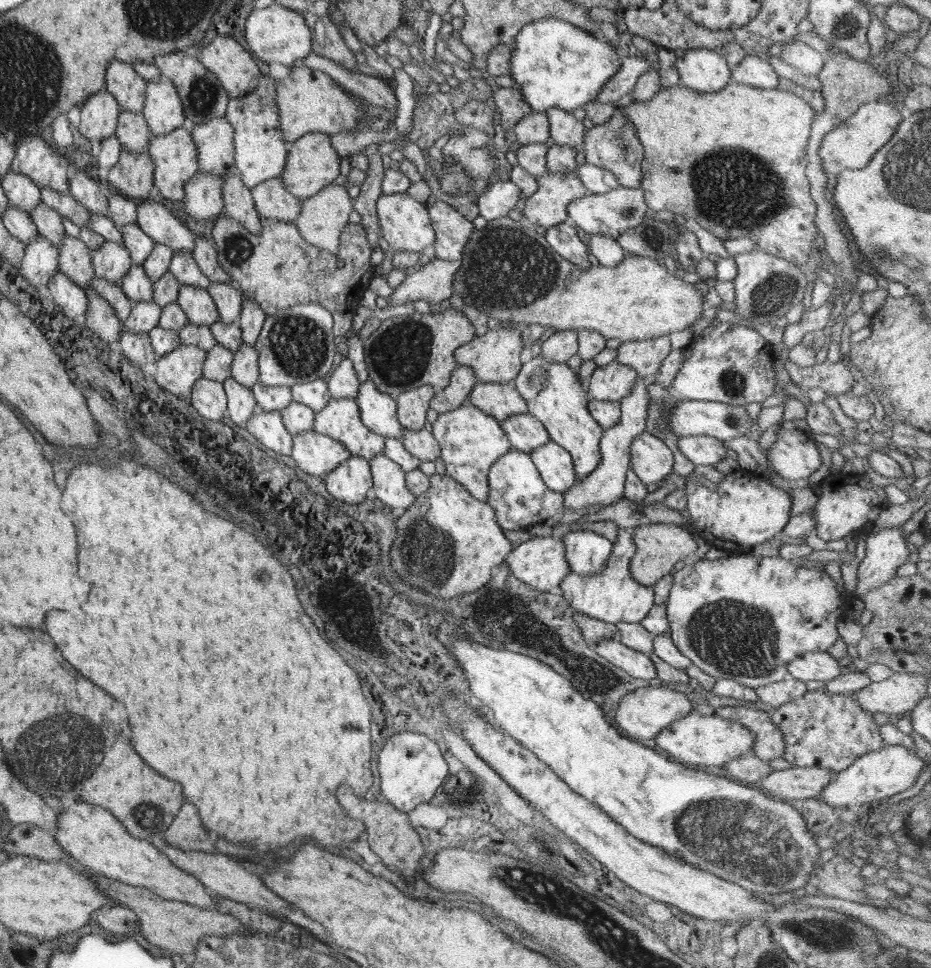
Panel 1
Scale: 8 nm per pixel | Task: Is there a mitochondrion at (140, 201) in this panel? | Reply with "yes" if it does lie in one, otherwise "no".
no

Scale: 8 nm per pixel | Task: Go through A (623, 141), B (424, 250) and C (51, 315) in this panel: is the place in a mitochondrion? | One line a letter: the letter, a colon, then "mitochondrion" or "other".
A: mitochondrion
B: other
C: other

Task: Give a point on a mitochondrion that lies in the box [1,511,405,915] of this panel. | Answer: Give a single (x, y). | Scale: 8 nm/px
(44, 765)

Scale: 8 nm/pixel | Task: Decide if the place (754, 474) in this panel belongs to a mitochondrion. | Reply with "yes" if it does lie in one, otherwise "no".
no

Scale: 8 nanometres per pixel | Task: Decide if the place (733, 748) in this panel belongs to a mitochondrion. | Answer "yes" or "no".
no

